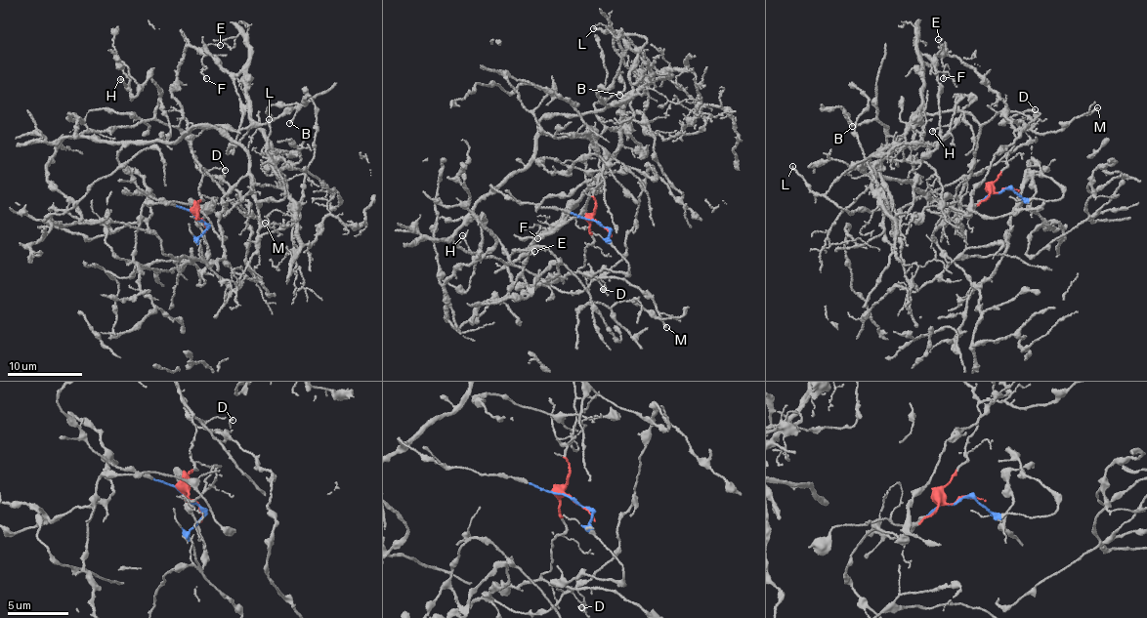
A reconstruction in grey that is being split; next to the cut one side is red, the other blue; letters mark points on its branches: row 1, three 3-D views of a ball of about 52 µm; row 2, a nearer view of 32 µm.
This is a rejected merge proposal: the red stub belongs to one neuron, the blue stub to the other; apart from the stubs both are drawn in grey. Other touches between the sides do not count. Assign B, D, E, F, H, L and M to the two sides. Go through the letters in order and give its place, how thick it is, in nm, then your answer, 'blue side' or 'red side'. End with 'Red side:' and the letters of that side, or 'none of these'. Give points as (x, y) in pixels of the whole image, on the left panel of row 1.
B: (289, 123) | 130 nm | blue side
D: (225, 170) | 140 nm | red side
E: (220, 45) | 120 nm | red side
F: (206, 78) | 110 nm | red side
H: (120, 79) | 170 nm | blue side
L: (269, 119) | 190 nm | blue side
M: (265, 223) | 180 nm | red side
Red side: D, E, F, M

